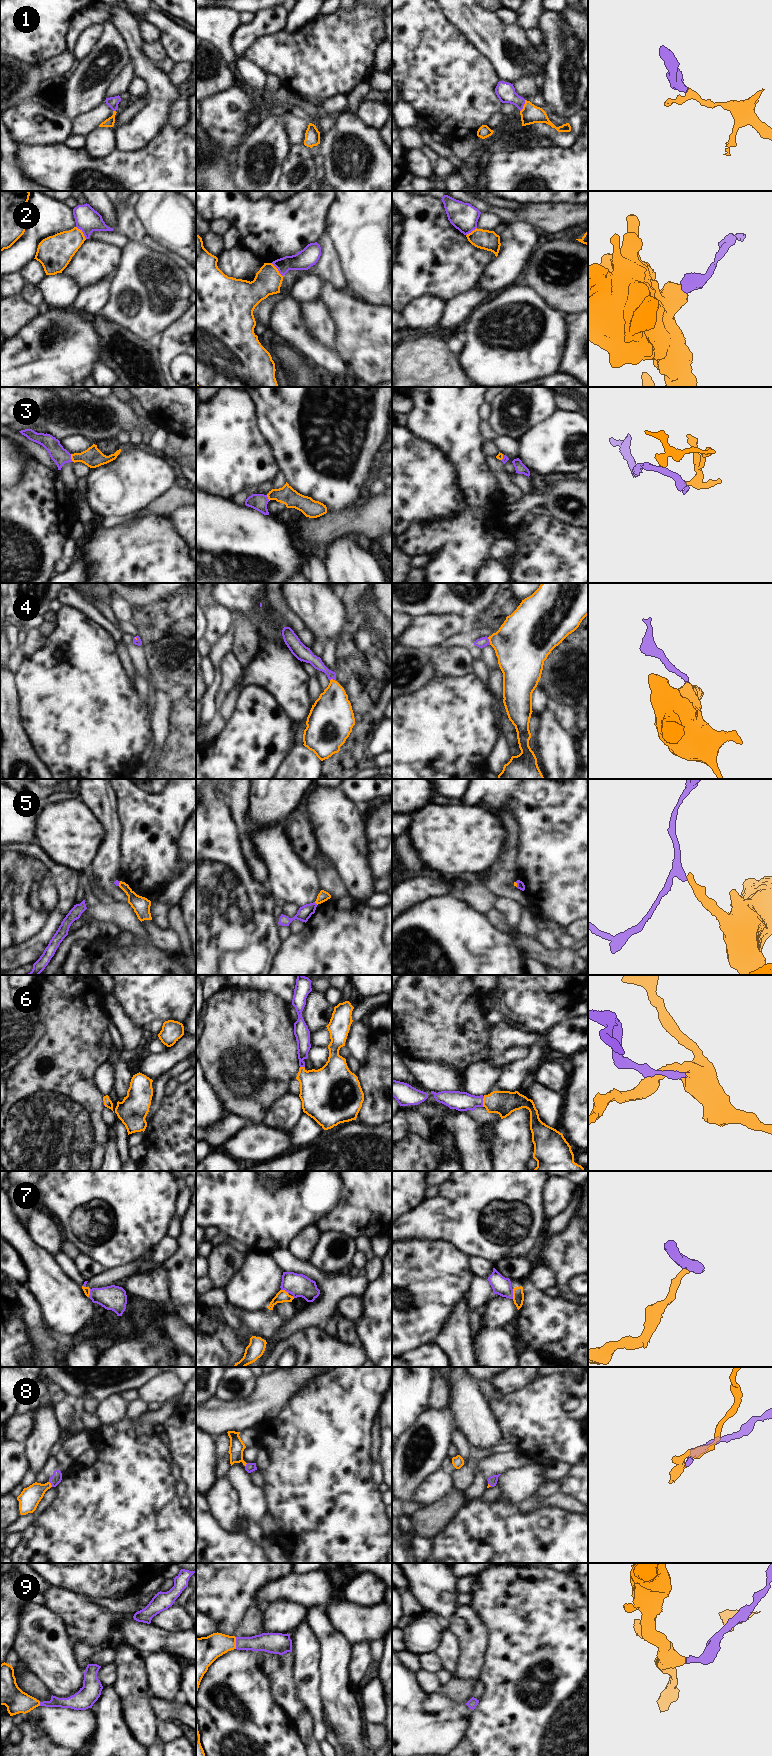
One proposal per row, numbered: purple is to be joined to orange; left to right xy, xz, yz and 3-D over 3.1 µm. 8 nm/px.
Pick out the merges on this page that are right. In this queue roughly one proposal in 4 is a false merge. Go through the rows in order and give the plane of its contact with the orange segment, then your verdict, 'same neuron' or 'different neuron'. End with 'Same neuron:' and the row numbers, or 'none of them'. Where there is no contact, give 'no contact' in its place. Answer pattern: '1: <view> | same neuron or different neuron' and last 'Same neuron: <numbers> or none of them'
1: yz | same neuron
2: xy | different neuron
3: xy | same neuron
4: yz | same neuron
5: xz | different neuron
6: yz | same neuron
7: yz | different neuron
8: xy | same neuron
9: xz | same neuron
Same neuron: 1, 3, 4, 6, 8, 9

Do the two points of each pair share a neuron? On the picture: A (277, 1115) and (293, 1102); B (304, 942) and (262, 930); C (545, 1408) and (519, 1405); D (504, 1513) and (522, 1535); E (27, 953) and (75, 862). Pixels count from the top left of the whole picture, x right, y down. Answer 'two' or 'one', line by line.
A: one
B: two
C: one
D: one
E: two

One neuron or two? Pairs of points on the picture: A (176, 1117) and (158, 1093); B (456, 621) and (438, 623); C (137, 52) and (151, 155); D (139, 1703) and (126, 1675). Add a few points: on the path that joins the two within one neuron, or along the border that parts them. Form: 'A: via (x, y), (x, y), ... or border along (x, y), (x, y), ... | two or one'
A: border along (164, 1095), (158, 1110), (151, 1118) | two
B: via (452, 621), (442, 623) | one
C: border along (161, 132), (145, 147), (127, 152) | two
D: via (135, 1696), (131, 1682) | one

